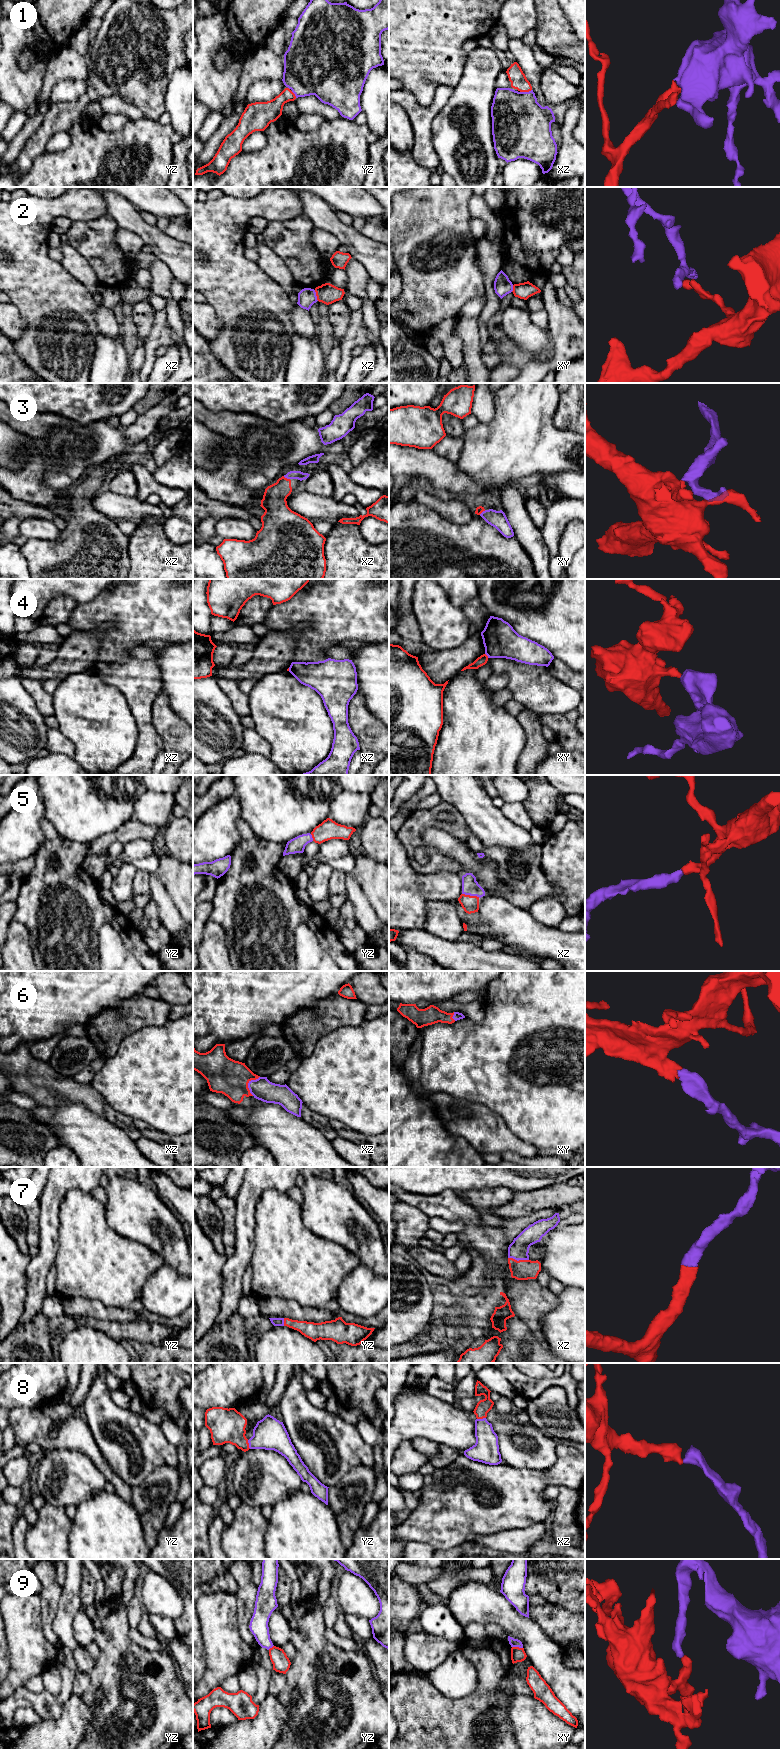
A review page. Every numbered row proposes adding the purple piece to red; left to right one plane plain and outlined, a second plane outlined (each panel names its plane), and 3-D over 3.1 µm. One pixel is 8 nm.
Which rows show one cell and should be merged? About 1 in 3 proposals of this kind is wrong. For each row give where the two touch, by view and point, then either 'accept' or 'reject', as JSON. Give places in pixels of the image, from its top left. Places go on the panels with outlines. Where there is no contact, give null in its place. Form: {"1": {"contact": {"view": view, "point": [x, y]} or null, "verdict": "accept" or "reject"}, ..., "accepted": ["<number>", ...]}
{"1": {"contact": {"view": "xz", "point": [525, 91]}, "verdict": "accept"}, "2": {"contact": {"view": "xz", "point": [316, 295]}, "verdict": "reject"}, "3": {"contact": {"view": "xz", "point": [286, 478]}, "verdict": "accept"}, "4": {"contact": {"view": "xy", "point": [486, 655]}, "verdict": "reject"}, "5": {"contact": {"view": "xz", "point": [471, 896]}, "verdict": "accept"}, "6": {"contact": {"view": "xz", "point": [247, 1084]}, "verdict": "accept"}, "7": {"contact": {"view": "xz", "point": [519, 1260]}, "verdict": "accept"}, "8": {"contact": {"view": "yz", "point": [248, 1444]}, "verdict": "accept"}, "9": {"contact": {"view": "xy", "point": [517, 1647]}, "verdict": "reject"}, "accepted": ["1", "3", "5", "6", "7", "8"]}

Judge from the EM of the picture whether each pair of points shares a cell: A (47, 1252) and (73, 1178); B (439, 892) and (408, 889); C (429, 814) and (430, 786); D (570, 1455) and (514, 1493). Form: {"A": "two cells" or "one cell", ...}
{"A": "one cell", "B": "one cell", "C": "two cells", "D": "one cell"}

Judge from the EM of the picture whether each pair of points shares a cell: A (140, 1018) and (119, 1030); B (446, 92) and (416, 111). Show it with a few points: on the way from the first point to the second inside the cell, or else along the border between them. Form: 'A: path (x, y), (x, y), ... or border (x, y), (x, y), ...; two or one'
A: path (135, 1018), (131, 1018), (124, 1025); one
B: path (440, 100), (429, 111), (424, 111); one

